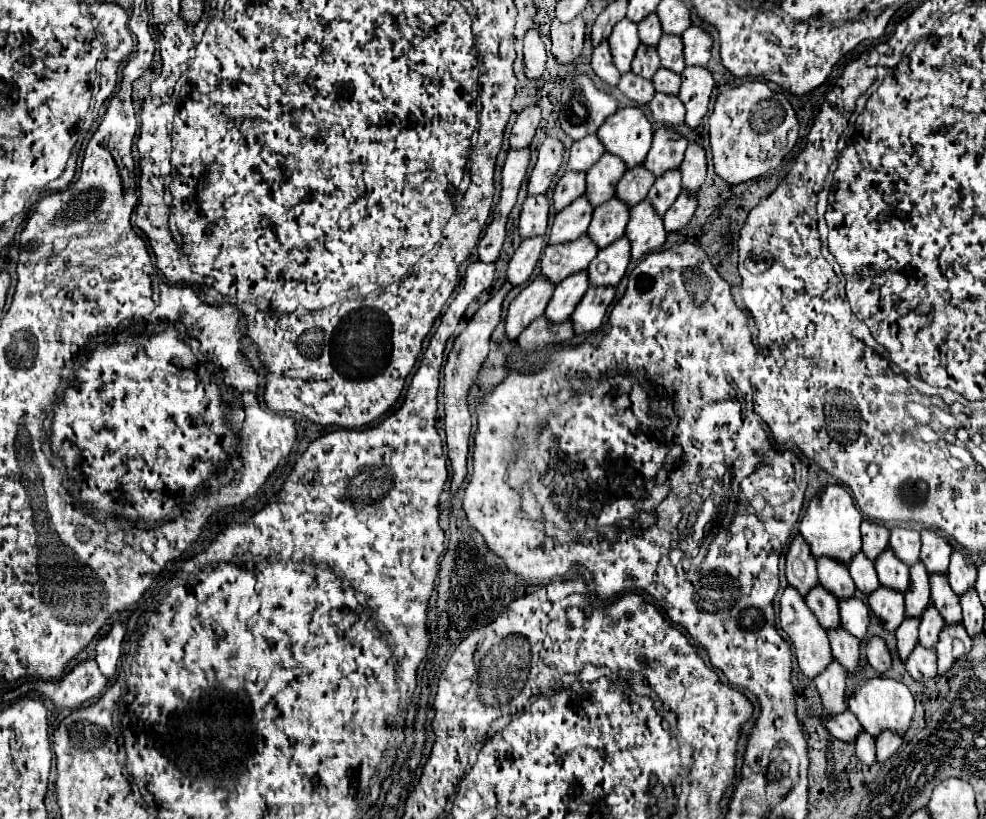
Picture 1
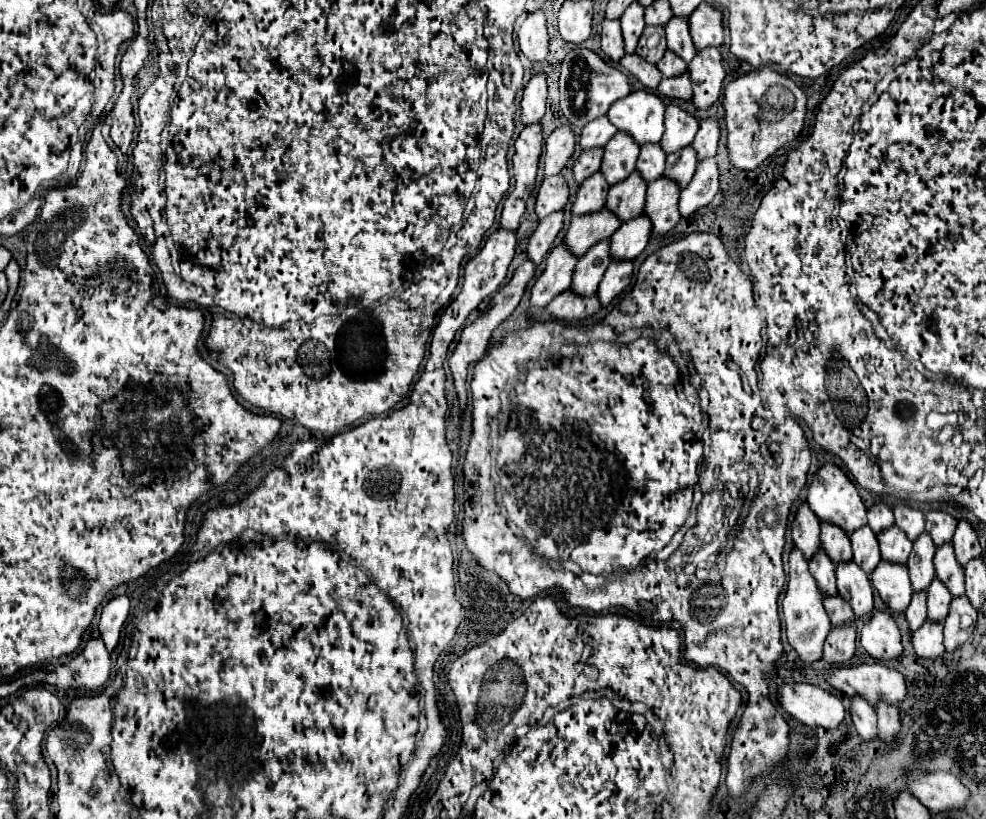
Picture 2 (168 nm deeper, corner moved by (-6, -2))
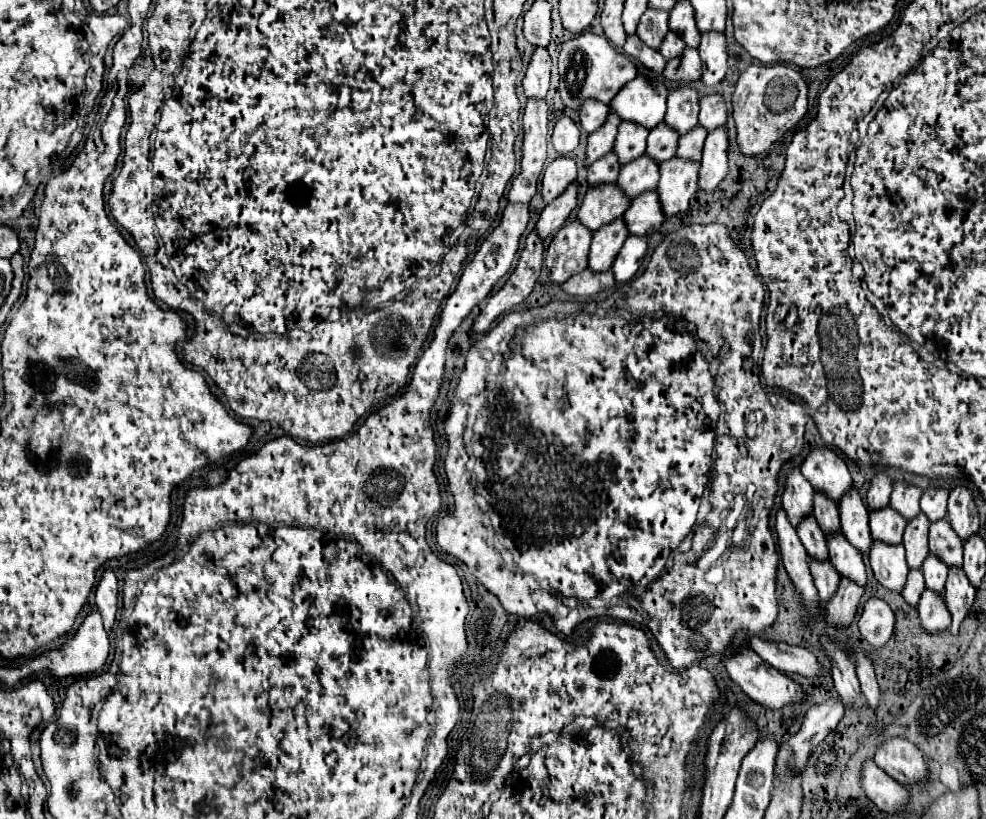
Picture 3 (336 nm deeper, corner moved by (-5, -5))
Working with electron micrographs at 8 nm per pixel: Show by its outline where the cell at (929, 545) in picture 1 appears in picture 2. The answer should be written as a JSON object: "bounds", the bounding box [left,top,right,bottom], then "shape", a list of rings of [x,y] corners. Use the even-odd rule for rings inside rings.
{"bounds":[926,511,956,547],"shape":[[[926,511],[926,533],[932,537],[936,547],[942,547],[942,543],[952,543],[956,519],[942,511]]]}

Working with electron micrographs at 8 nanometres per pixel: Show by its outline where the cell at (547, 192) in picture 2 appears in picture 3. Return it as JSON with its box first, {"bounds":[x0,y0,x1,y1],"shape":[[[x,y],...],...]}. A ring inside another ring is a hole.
{"bounds":[543,156,577,202],"shape":[[[567,156],[555,158],[543,174],[543,200],[551,202],[559,194],[563,194],[563,190],[569,186],[569,182],[575,180],[575,176],[577,176],[577,164],[573,158]]]}

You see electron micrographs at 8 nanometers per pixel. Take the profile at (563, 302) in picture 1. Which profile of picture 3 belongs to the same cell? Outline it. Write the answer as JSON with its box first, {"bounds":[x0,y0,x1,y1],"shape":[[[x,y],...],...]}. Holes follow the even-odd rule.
{"bounds":[589,218,629,272],"shape":[[[615,218],[613,222],[601,226],[593,234],[591,252],[589,252],[589,268],[597,272],[605,272],[615,262],[615,256],[619,254],[623,242],[627,240],[629,230],[625,230],[625,220]]]}

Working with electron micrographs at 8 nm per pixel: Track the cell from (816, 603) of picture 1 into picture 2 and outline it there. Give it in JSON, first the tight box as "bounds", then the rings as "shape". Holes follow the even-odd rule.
{"bounds":[810,549,838,595],"shape":[[[820,549],[814,559],[810,561],[810,573],[816,579],[816,585],[822,595],[838,595],[836,579],[834,579],[834,563],[828,559],[824,549]]]}

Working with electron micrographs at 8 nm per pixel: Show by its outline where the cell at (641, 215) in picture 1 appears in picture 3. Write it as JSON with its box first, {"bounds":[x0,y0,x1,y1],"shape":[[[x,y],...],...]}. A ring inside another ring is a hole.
{"bounds":[657,156,699,216],"shape":[[[677,156],[661,162],[661,178],[657,184],[657,192],[665,216],[673,216],[689,208],[689,200],[697,192],[699,168],[699,162],[689,162],[687,158]]]}

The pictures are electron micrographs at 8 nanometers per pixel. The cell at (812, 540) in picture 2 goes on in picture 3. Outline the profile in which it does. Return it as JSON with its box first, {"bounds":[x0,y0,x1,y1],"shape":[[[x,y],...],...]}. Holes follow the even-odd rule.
{"bounds":[781,468,813,526],"shape":[[[791,468],[785,476],[785,488],[781,494],[781,504],[793,522],[797,526],[807,514],[813,510],[813,486],[809,486],[809,480],[799,472],[799,468]]]}

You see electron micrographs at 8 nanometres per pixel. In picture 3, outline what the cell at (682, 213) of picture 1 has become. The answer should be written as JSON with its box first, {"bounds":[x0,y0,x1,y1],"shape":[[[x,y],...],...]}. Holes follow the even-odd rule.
{"bounds":[699,126,729,192],"shape":[[[719,126],[707,136],[703,146],[703,160],[699,170],[699,190],[711,192],[727,174],[727,148],[729,134],[727,126]]]}

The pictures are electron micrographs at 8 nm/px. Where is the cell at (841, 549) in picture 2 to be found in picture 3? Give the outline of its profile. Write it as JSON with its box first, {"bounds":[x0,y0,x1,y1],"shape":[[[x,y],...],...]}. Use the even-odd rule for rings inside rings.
{"bounds":[813,494,841,534],"shape":[[[825,494],[813,496],[813,514],[815,514],[815,518],[825,534],[837,532],[841,528],[837,502],[829,502],[829,498],[825,498]]]}

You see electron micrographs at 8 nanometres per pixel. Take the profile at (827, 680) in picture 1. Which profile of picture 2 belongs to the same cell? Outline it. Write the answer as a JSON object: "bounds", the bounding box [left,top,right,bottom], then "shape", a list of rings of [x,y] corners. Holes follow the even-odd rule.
{"bounds":[822,625,856,665],"shape":[[[856,625],[840,627],[830,631],[826,643],[824,643],[824,657],[822,661],[828,665],[846,665],[854,651],[856,651]]]}

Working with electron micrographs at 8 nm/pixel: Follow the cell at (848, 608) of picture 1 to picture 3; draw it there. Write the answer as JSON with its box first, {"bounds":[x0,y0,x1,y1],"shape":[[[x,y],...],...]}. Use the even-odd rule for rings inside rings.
{"bounds":[827,534,867,586],"shape":[[[833,534],[833,538],[827,538],[827,548],[829,560],[841,576],[847,576],[861,586],[867,584],[867,572],[861,552],[845,538],[845,534]]]}

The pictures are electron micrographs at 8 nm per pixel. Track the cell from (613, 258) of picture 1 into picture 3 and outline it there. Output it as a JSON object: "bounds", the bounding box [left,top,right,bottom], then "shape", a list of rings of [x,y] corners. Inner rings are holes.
{"bounds":[623,190,665,236],"shape":[[[645,190],[641,196],[633,198],[629,210],[623,214],[627,228],[637,236],[651,236],[663,224],[665,214],[661,214],[661,202],[657,190]]]}

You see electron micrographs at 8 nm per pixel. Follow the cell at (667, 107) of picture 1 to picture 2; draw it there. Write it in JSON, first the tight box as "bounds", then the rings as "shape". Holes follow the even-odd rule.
{"bounds":[656,73,692,103],"shape":[[[688,73],[674,77],[674,79],[662,79],[656,93],[664,99],[670,99],[670,101],[684,101],[684,103],[690,101],[692,99],[692,85],[690,85]]]}

